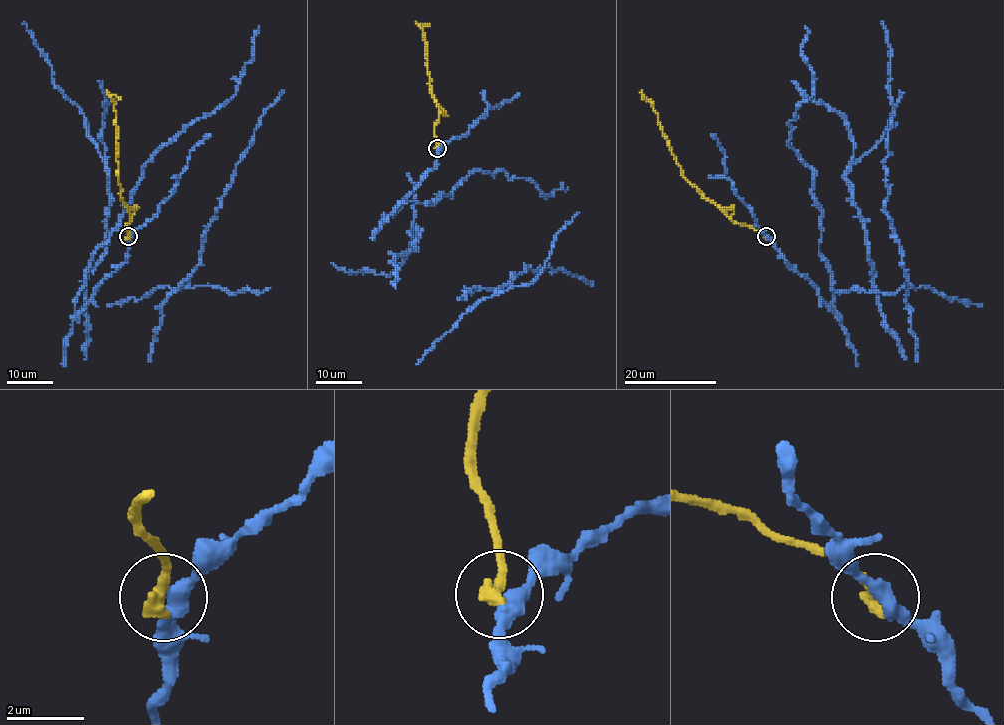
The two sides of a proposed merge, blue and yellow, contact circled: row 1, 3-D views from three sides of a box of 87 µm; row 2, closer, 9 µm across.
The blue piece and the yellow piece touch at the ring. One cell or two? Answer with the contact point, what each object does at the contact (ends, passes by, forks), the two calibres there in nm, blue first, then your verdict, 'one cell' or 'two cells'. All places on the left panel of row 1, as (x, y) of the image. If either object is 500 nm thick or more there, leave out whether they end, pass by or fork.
place (128, 236); blue passes by; yellow ends; calibres 380 and 360 nm; two cells

